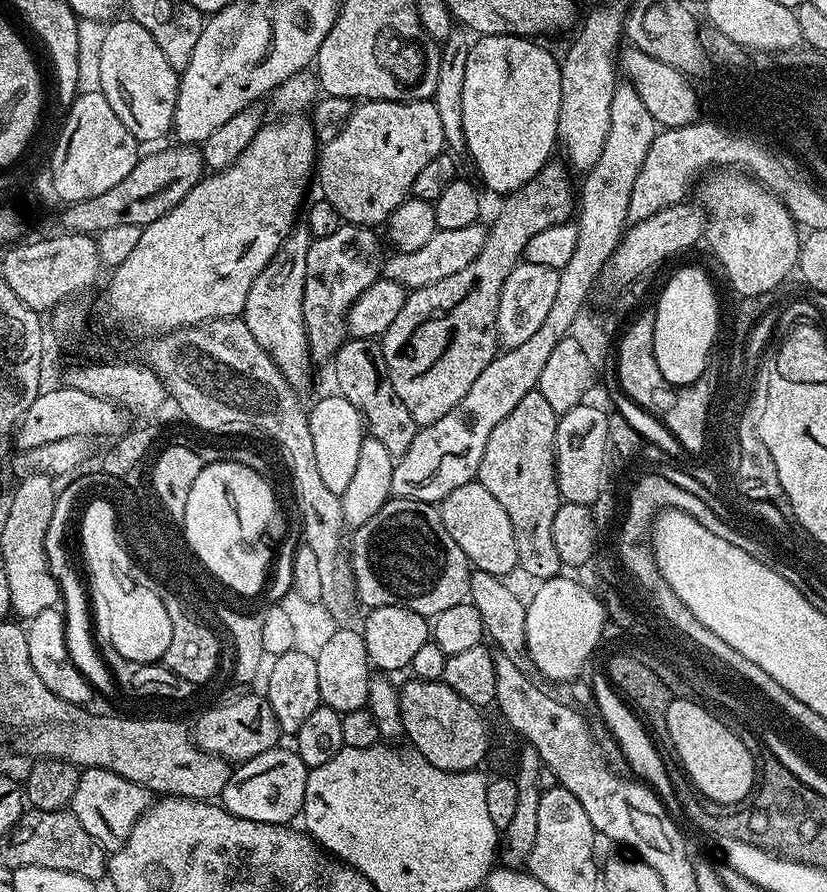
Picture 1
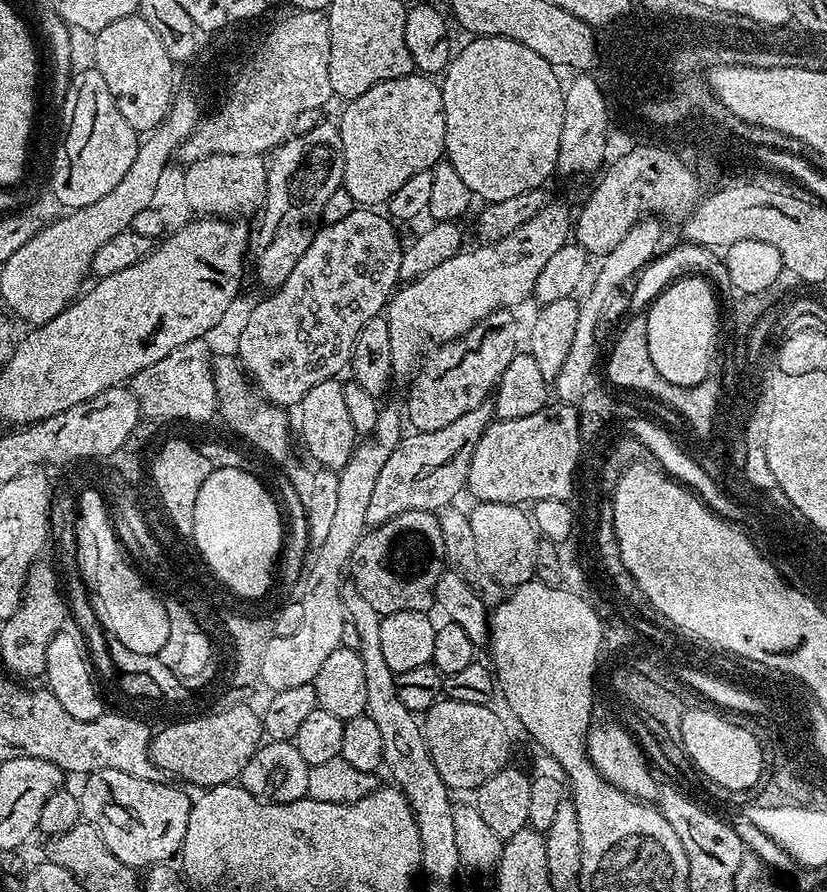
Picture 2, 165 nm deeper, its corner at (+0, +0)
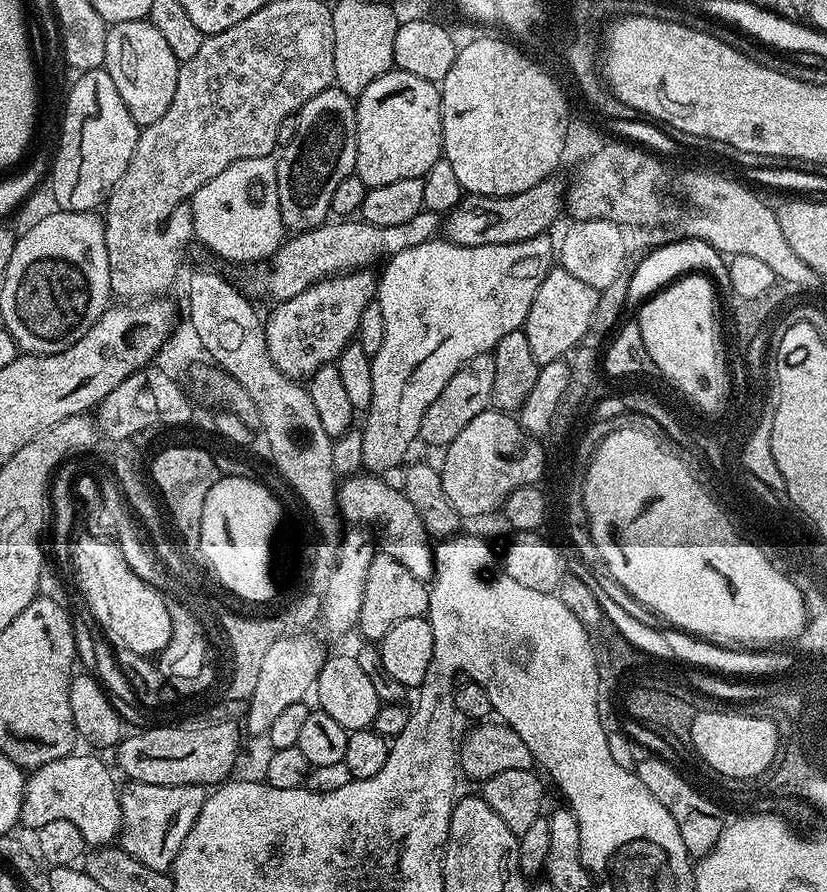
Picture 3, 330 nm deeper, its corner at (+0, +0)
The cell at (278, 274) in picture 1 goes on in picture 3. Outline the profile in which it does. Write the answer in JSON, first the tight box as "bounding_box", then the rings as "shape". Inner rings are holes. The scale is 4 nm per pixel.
{"bounding_box":[278,87,356,233],"shape":[[[338,87],[314,94],[296,113],[296,136],[279,149],[278,210],[282,210],[282,222],[289,233],[305,232],[317,228],[329,219],[332,207],[330,197],[342,178],[356,170],[356,105]]]}

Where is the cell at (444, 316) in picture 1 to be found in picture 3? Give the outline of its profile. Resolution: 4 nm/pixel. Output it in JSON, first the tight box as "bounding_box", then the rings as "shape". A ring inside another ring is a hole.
{"bounding_box":[419,352,494,450],"shape":[[[486,352],[478,354],[478,358],[470,358],[470,362],[463,364],[458,374],[454,374],[454,378],[446,382],[446,390],[442,390],[442,394],[438,394],[434,402],[430,402],[430,410],[422,414],[419,439],[425,440],[437,450],[447,448],[450,442],[454,442],[454,438],[458,438],[458,434],[462,434],[462,429],[471,420],[478,418],[478,414],[489,411],[493,390],[494,358]]]}

